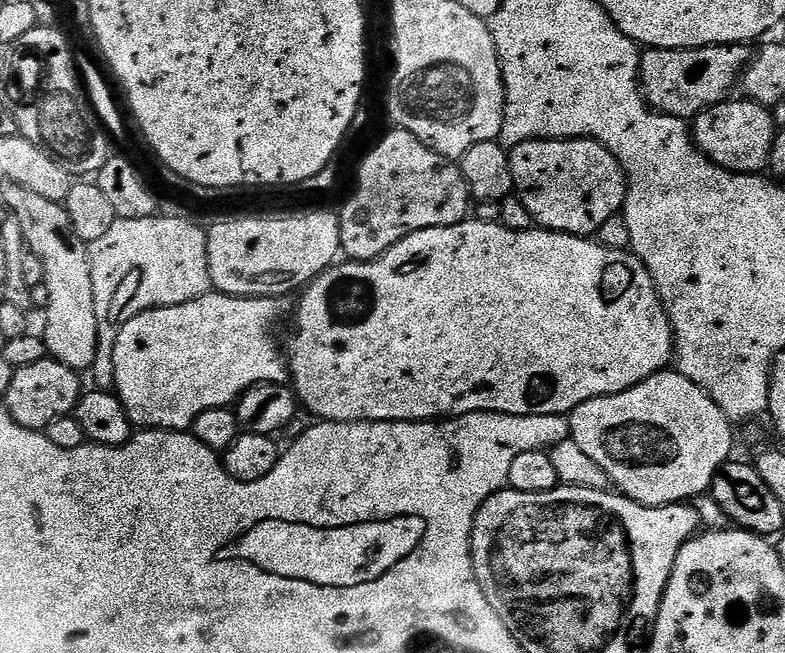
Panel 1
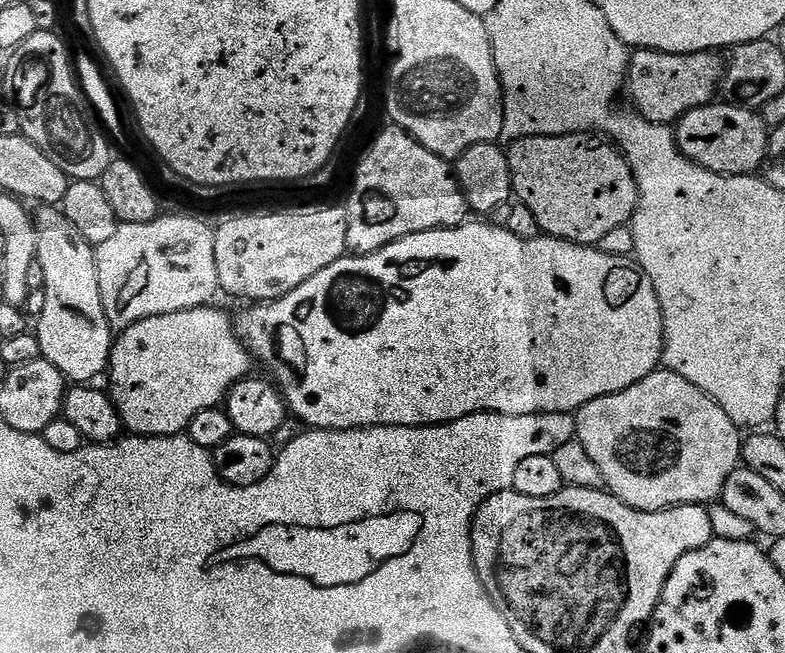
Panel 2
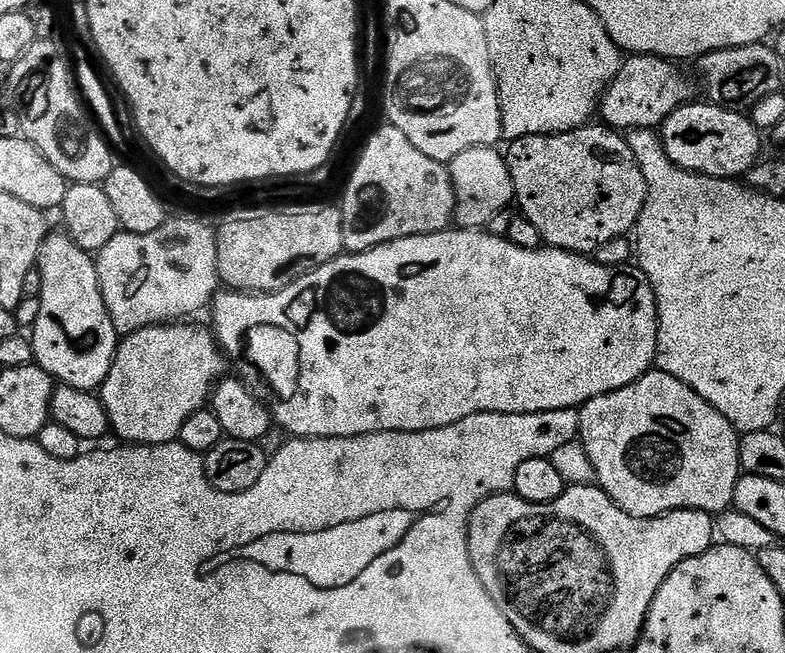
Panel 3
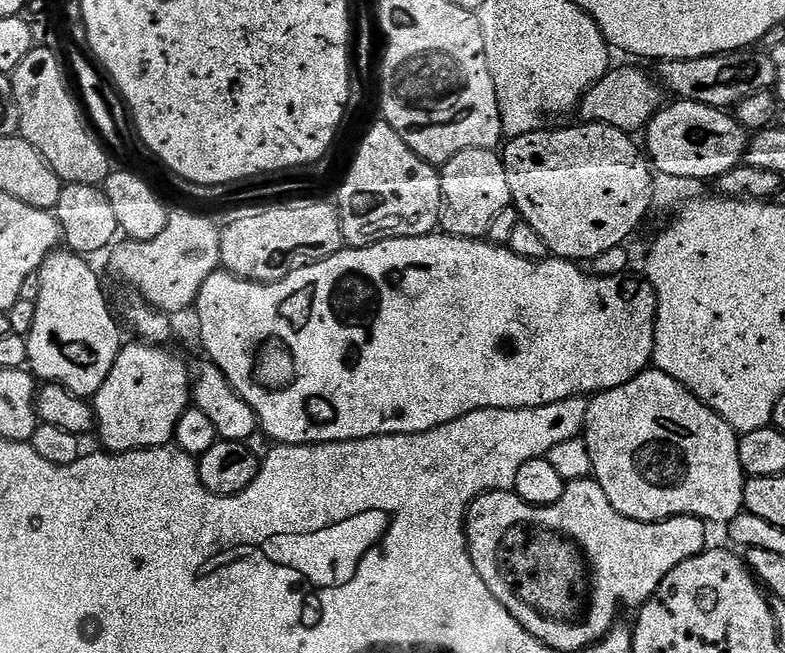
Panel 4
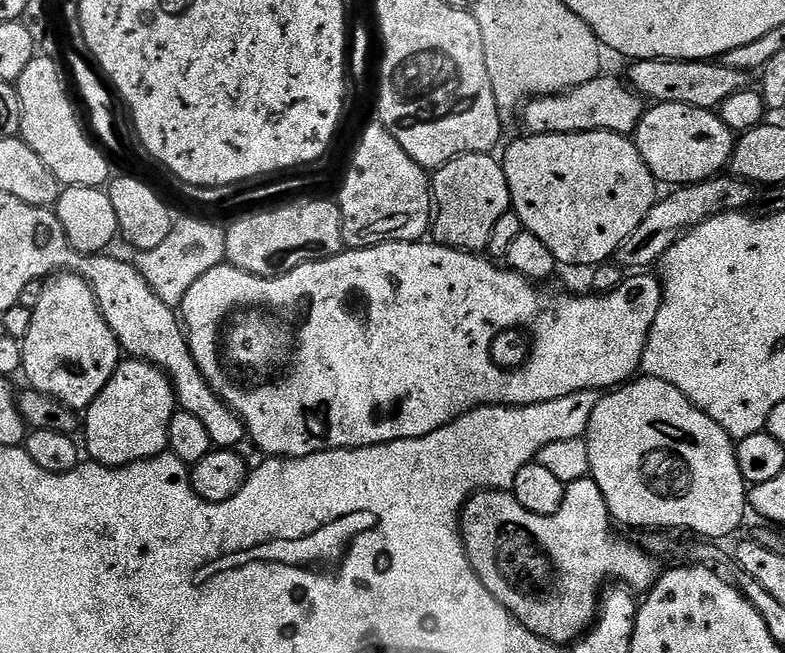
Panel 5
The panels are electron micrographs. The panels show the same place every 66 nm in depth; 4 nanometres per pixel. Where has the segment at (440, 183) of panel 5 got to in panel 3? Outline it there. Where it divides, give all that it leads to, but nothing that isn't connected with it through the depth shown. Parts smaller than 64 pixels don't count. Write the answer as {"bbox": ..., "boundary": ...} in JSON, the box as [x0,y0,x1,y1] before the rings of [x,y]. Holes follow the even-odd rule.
{"bbox":[450,147,516,229],"boundary":[[[499,147],[462,150],[462,154],[452,160],[450,171],[456,195],[454,220],[459,227],[487,229],[490,218],[494,218],[498,210],[508,208],[513,203],[516,191],[512,185],[505,153]]]}

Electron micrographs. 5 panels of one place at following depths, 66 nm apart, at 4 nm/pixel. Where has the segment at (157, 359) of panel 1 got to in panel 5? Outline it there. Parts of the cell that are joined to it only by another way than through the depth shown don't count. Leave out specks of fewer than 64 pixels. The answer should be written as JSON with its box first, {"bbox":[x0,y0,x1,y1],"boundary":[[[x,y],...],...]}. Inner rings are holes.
{"bbox":[82,359,177,468],"boundary":[[[121,359],[110,382],[102,386],[98,398],[83,413],[82,437],[87,459],[107,468],[127,468],[135,460],[165,455],[170,418],[177,411],[176,389],[163,368],[144,360]]]}

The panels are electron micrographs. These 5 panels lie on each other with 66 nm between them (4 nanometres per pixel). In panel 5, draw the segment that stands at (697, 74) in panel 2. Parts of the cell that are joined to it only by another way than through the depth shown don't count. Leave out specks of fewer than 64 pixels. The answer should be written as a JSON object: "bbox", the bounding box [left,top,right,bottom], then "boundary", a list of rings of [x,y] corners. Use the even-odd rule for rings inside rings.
{"bbox":[522,74,646,136],"boundary":[[[601,74],[582,86],[556,92],[553,96],[531,97],[522,108],[523,131],[528,134],[616,132],[620,136],[635,133],[638,122],[644,117],[646,104],[621,77],[620,80]]]}

